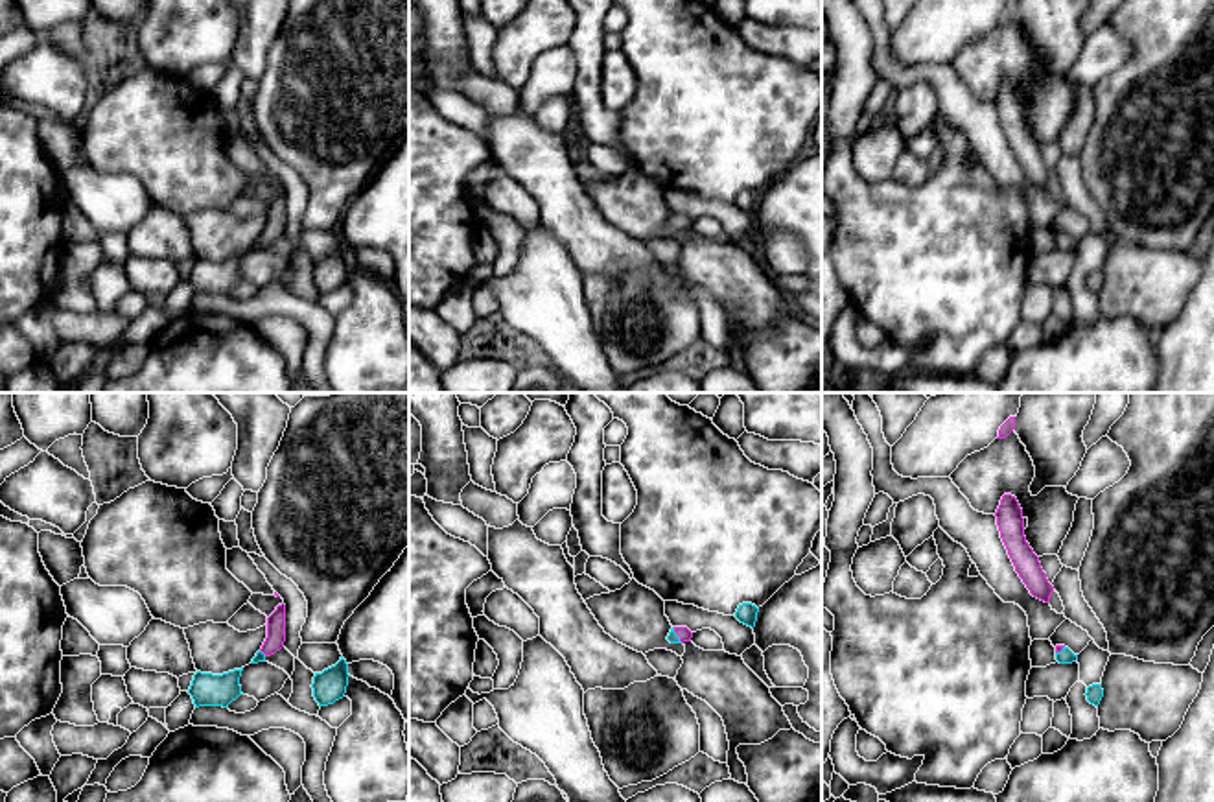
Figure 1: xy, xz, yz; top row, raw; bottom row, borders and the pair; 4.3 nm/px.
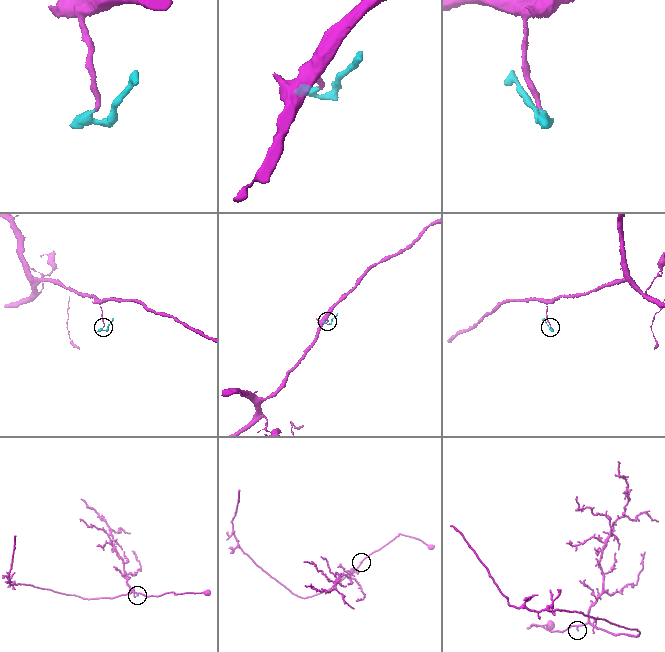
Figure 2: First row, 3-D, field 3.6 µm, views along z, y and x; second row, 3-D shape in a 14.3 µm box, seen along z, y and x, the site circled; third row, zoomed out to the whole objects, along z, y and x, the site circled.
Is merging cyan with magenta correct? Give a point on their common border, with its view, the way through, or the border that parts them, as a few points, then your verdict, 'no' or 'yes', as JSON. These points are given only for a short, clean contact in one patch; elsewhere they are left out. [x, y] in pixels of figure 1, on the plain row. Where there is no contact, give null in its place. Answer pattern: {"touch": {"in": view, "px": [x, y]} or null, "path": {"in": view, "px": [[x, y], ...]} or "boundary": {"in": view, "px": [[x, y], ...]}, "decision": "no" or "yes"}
{"touch": {"in": "xz", "px": [677, 222]}, "path": {"in": "xz", "px": [[673, 224], [677, 222], [684, 220]]}, "decision": "yes"}

